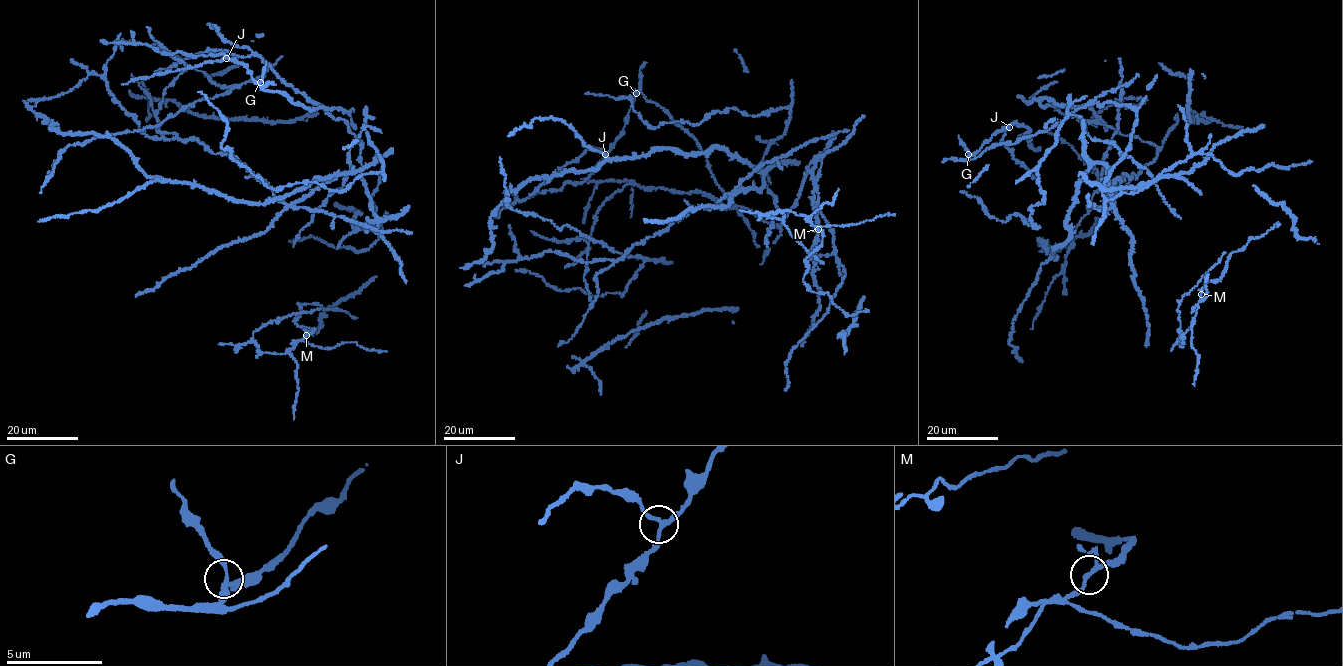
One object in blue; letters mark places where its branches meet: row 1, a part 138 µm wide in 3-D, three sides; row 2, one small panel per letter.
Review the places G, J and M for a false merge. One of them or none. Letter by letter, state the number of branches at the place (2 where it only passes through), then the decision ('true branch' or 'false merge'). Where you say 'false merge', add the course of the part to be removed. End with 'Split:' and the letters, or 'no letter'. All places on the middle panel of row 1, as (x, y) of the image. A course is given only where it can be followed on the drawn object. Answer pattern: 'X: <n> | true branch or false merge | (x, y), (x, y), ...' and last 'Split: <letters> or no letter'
G: 3 | true branch
J: 3 | true branch
M: 3 | false merge | (818, 228), (804, 215), (792, 211), (785, 210), (768, 214), (767, 218), (783, 220), (793, 237), (824, 263)
Split: M

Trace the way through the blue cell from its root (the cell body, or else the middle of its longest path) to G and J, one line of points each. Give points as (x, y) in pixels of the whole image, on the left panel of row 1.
G: (163, 97), (179, 63), (216, 49), (262, 57), (286, 84), (331, 111), (293, 103), (260, 82)
J: (163, 97), (179, 63), (216, 49), (262, 57), (331, 111), (263, 89), (226, 58)

